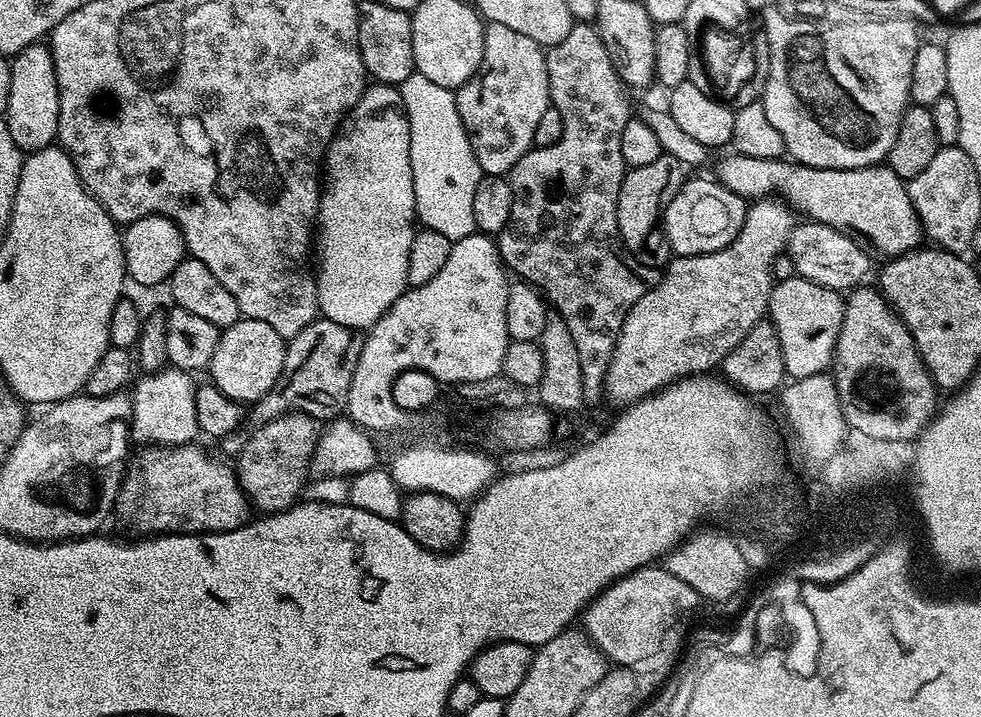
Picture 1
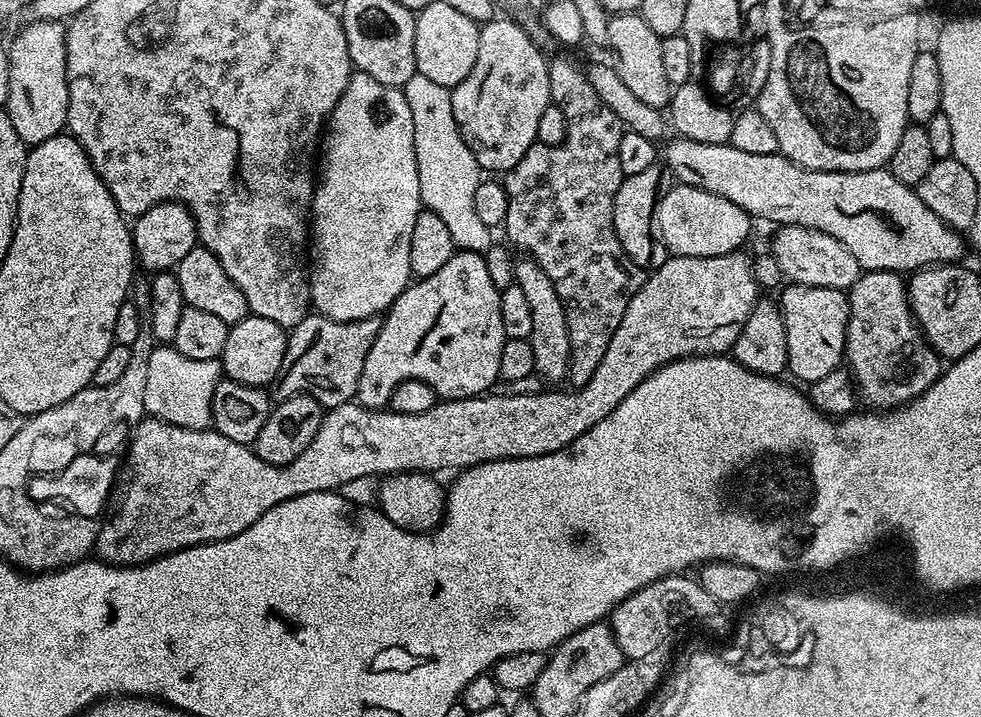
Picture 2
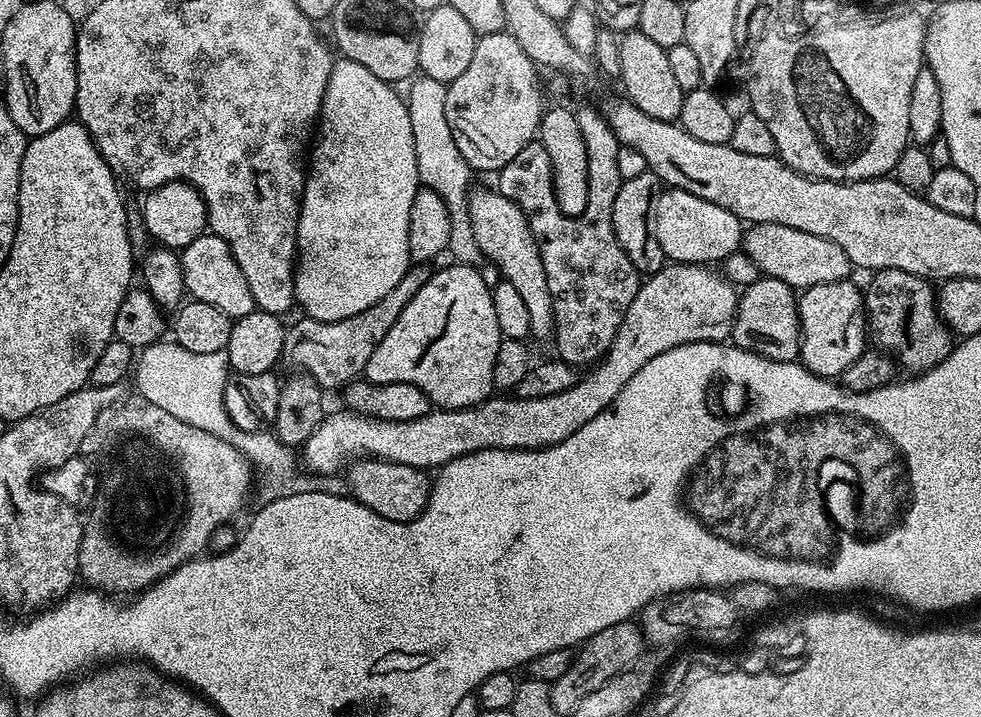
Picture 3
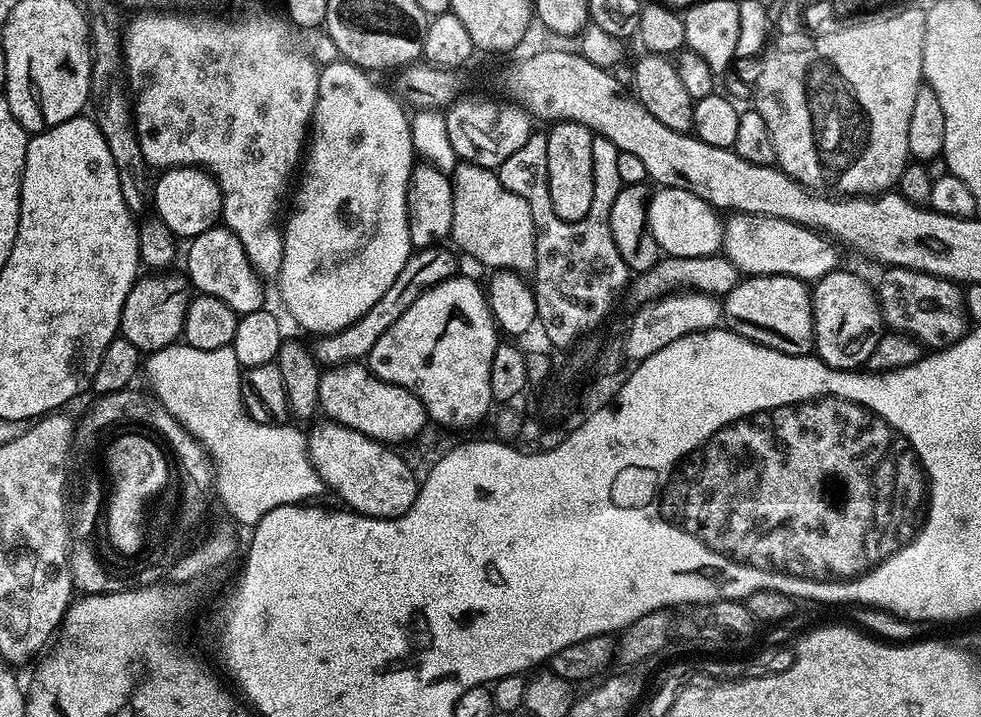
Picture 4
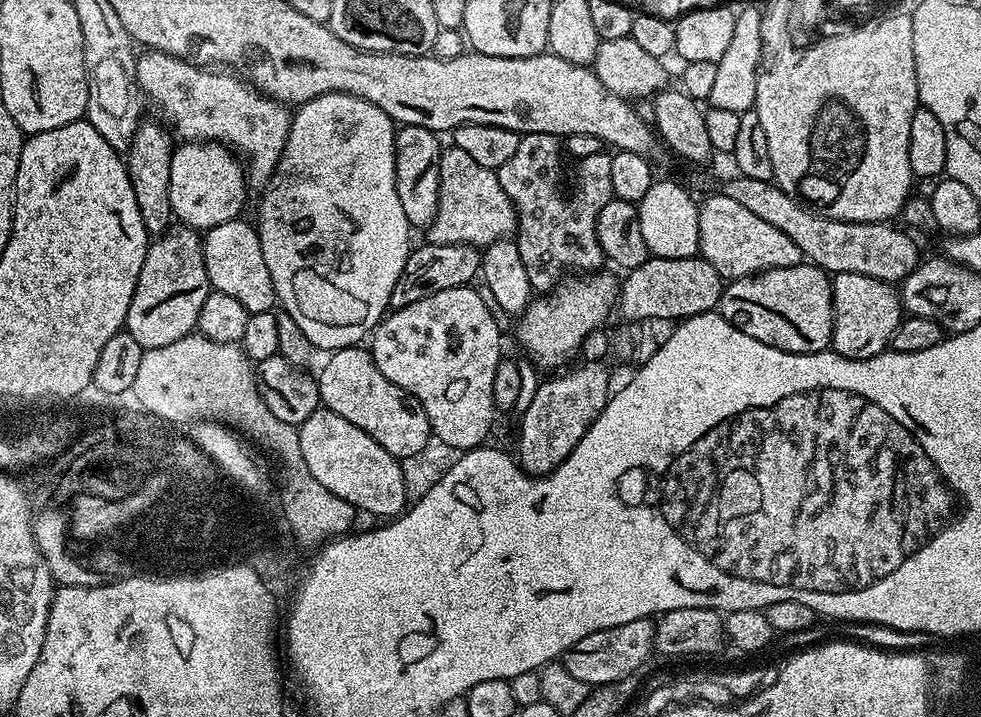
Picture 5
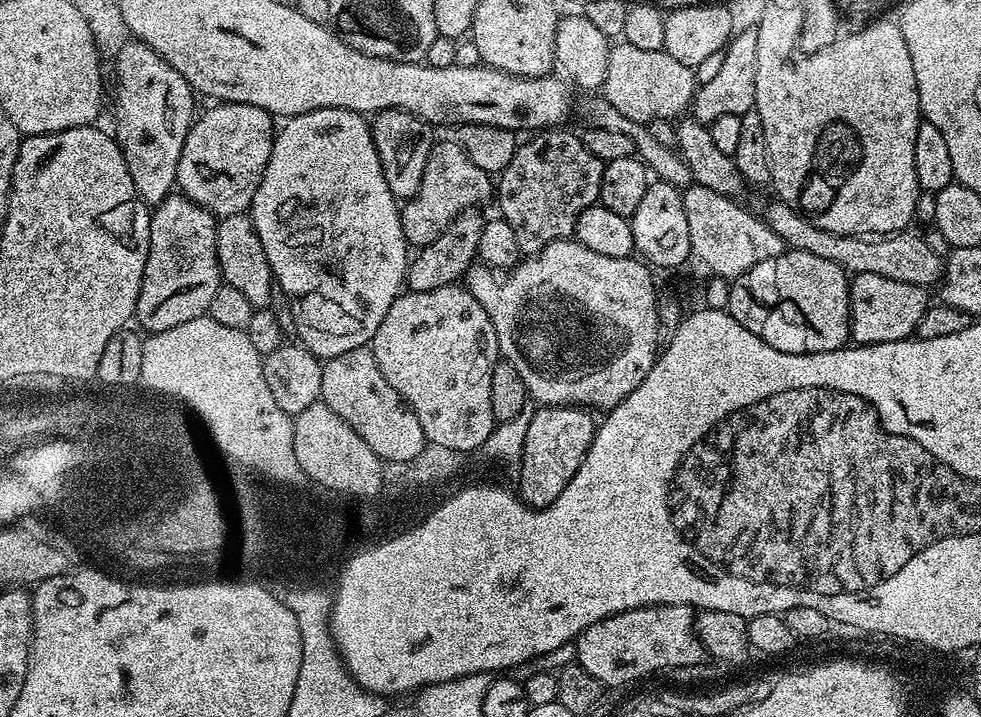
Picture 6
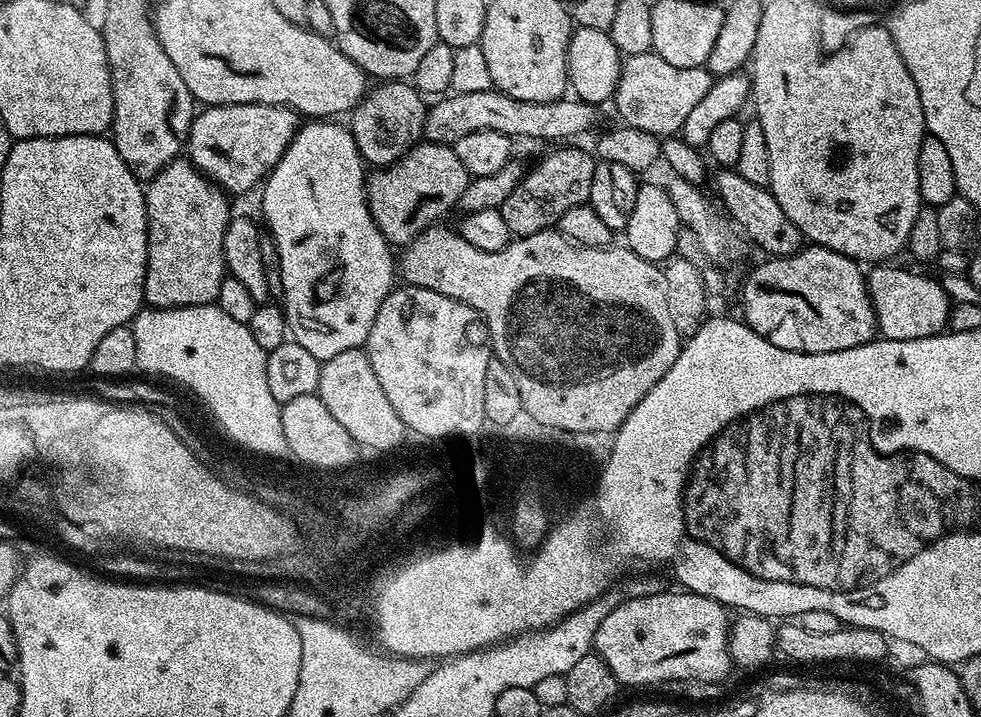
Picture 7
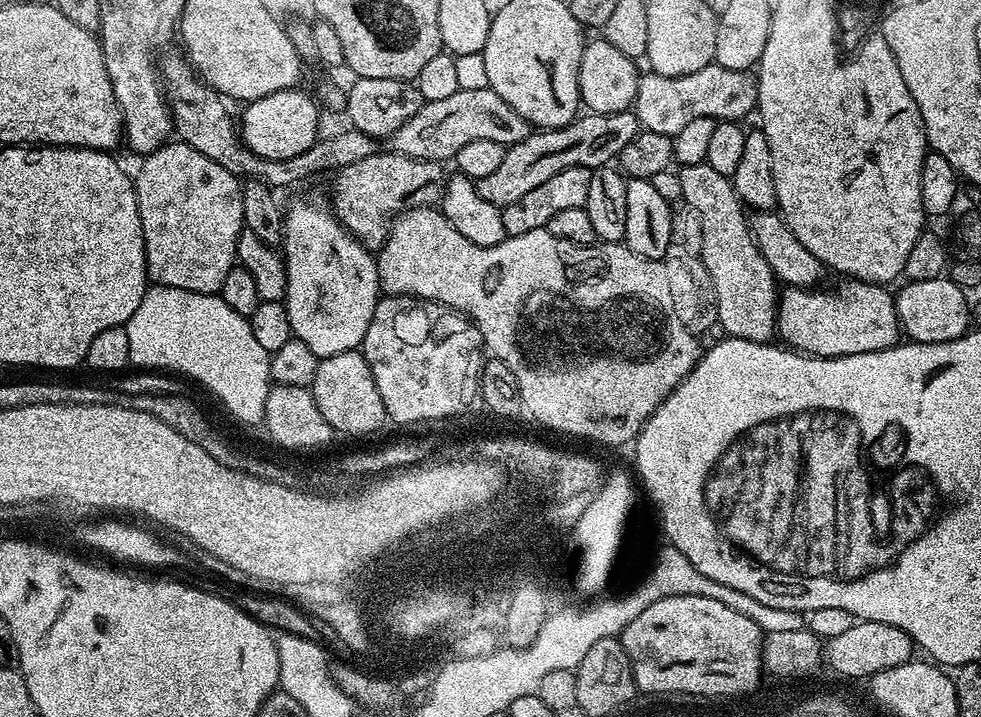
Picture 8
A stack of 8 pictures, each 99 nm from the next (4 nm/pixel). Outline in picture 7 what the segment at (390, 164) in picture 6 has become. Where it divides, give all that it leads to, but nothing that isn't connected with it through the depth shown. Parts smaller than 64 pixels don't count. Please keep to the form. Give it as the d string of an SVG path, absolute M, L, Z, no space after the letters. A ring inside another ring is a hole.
M407 79L386 80L377 85L377 88L376 85L369 87L364 97L356 103L350 113L350 119L352 119L350 131L360 151L360 157L364 159L365 165L371 166L373 169L387 168L394 161L401 160L418 143L424 136L424 120L429 111L425 97L421 96L415 84Z

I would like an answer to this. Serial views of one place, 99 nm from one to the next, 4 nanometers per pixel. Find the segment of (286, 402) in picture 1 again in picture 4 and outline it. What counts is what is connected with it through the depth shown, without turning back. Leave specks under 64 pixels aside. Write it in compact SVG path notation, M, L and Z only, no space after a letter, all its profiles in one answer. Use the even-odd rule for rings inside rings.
M437 246L413 251L412 255L408 257L406 266L402 266L402 274L398 274L398 278L394 278L390 290L386 290L386 294L382 294L382 298L378 298L378 302L374 302L374 306L370 310L366 310L366 314L362 314L362 318L358 318L358 322L346 326L341 332L321 335L317 339L320 341L314 344L316 359L320 361L321 365L331 366L363 361L367 357L368 351L374 346L374 342L378 342L378 338L382 338L382 334L386 334L386 330L390 330L390 326L394 326L394 322L398 322L398 318L402 318L402 314L406 314L406 310L410 310L410 306L414 306L414 302L426 289L438 286L457 275L457 253L455 251L447 252L446 249L447 247Z

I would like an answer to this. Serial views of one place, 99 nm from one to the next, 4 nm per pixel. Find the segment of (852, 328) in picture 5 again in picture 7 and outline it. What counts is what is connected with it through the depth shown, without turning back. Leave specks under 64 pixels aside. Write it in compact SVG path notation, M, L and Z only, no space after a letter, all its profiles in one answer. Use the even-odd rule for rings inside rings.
M876 266L873 272L867 273L868 293L874 306L876 327L879 335L886 340L913 340L914 338L930 338L939 336L948 328L948 316L952 313L952 300L943 289L939 279L931 280L920 272L911 272L908 268L888 268L892 266Z

